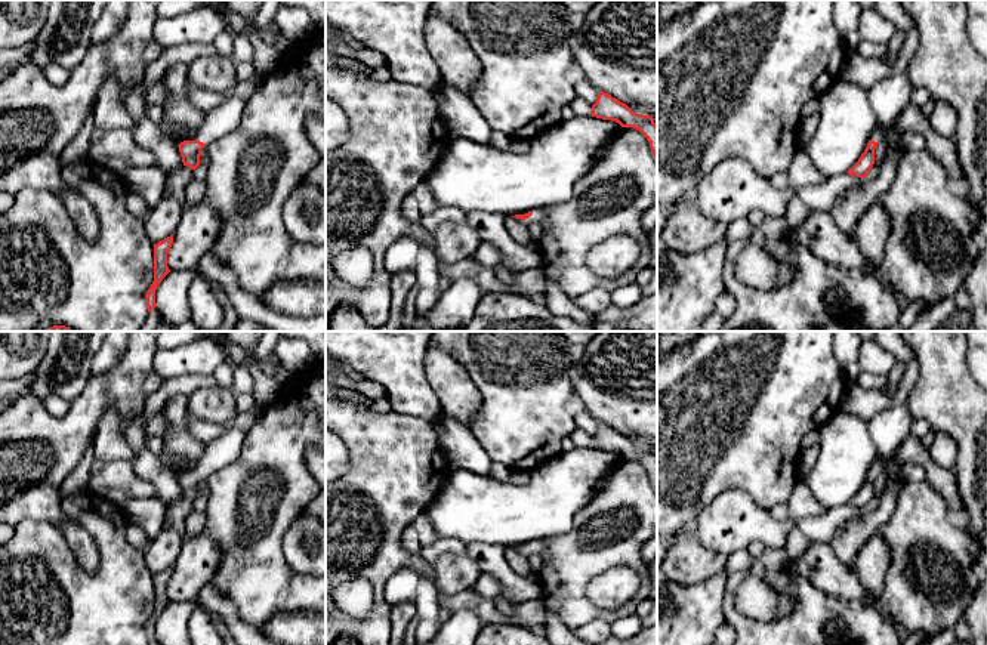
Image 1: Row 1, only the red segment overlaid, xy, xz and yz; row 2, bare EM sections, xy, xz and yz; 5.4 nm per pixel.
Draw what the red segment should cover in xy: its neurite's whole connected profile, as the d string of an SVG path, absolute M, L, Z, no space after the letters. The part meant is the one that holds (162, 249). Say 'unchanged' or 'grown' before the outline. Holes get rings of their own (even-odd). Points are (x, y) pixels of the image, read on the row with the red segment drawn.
unchanged; M173 235L154 244L154 281L145 294L148 312L155 308L155 290L158 284L170 272L167 266L167 254L172 244L173 244Z

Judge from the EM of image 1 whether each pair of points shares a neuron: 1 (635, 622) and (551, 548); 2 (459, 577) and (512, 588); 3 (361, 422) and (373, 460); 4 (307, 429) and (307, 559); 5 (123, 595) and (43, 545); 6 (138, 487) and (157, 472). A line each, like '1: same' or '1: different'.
1: different
2: different
3: same
4: different
5: same
6: different

